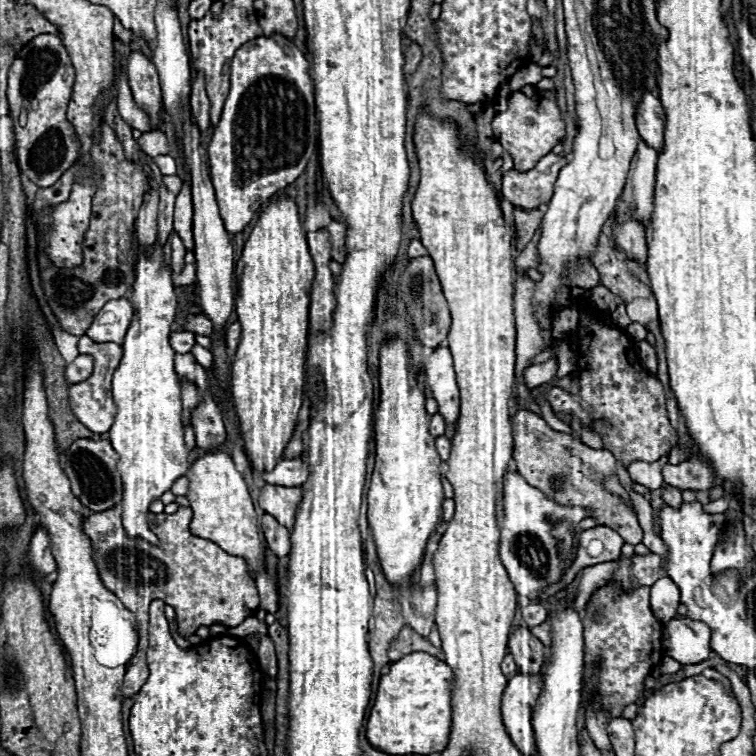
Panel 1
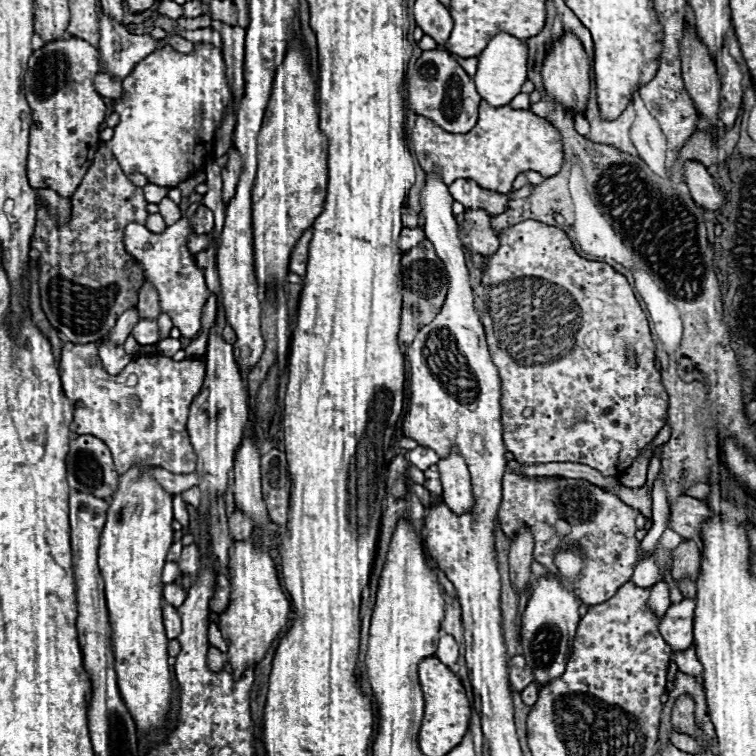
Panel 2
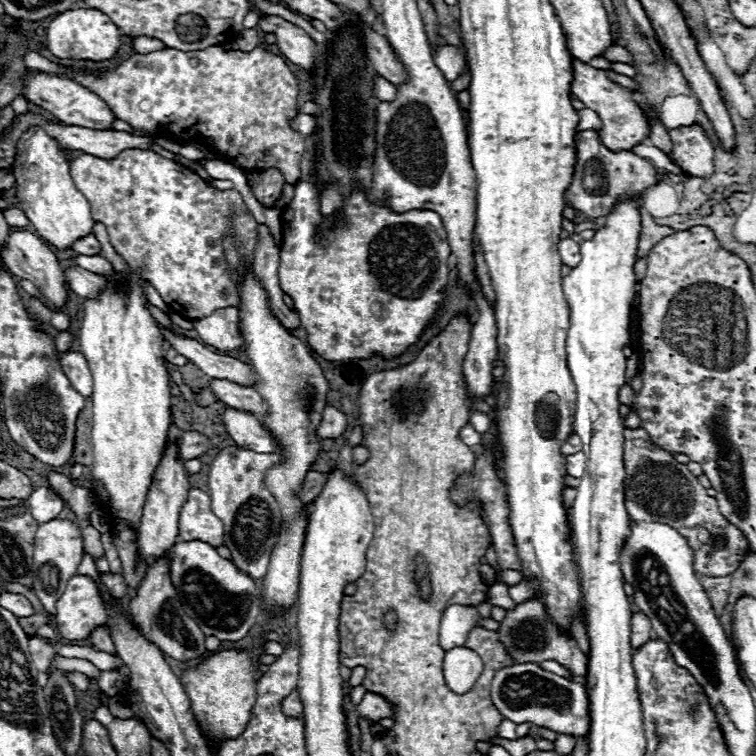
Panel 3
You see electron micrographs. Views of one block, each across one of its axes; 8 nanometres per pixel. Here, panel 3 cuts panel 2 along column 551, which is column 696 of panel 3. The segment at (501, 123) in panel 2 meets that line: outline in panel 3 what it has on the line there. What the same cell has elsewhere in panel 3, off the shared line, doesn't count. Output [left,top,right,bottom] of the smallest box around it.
[668,126,714,178]

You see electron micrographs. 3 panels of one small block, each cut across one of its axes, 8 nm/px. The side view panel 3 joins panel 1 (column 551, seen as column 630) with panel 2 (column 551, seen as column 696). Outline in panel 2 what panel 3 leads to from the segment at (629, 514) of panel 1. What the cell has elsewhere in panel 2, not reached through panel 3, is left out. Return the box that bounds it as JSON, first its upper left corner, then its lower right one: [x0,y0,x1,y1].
[498,472,640,606]

